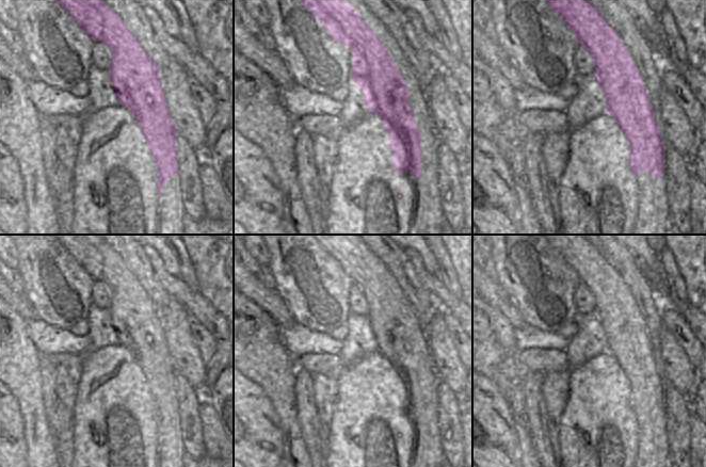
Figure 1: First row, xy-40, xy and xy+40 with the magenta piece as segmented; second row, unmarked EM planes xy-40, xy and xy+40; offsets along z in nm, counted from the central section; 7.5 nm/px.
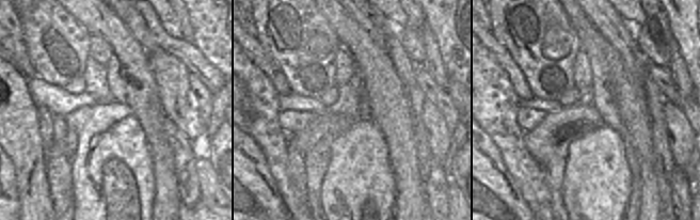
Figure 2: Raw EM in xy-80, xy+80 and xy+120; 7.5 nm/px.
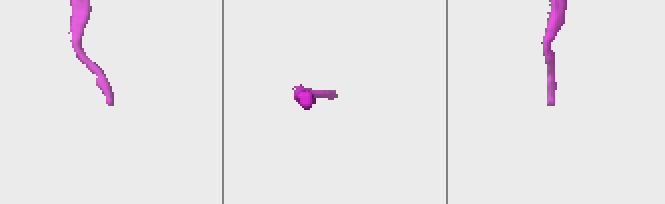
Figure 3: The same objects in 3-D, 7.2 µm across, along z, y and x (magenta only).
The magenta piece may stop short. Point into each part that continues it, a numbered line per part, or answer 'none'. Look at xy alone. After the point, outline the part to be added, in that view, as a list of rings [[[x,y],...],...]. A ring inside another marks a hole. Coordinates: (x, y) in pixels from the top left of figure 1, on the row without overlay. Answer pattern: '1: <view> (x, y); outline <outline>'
1: xy (412, 452); outline [[[407,409],[402,410],[398,417],[401,434],[397,467],[429,467],[422,417],[413,415]]]

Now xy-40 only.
1: xy-40 (171, 451); outline [[[174,415],[162,424],[162,435],[158,436],[156,467],[183,467],[184,454],[179,415]]]

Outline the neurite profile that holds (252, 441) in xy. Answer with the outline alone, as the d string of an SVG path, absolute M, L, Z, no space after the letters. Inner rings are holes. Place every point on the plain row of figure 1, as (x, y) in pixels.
M234 372L234 462L239 467L273 467L273 446L264 403L254 387Z

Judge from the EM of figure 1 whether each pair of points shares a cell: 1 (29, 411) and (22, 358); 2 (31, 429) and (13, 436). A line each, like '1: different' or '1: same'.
1: same
2: different

